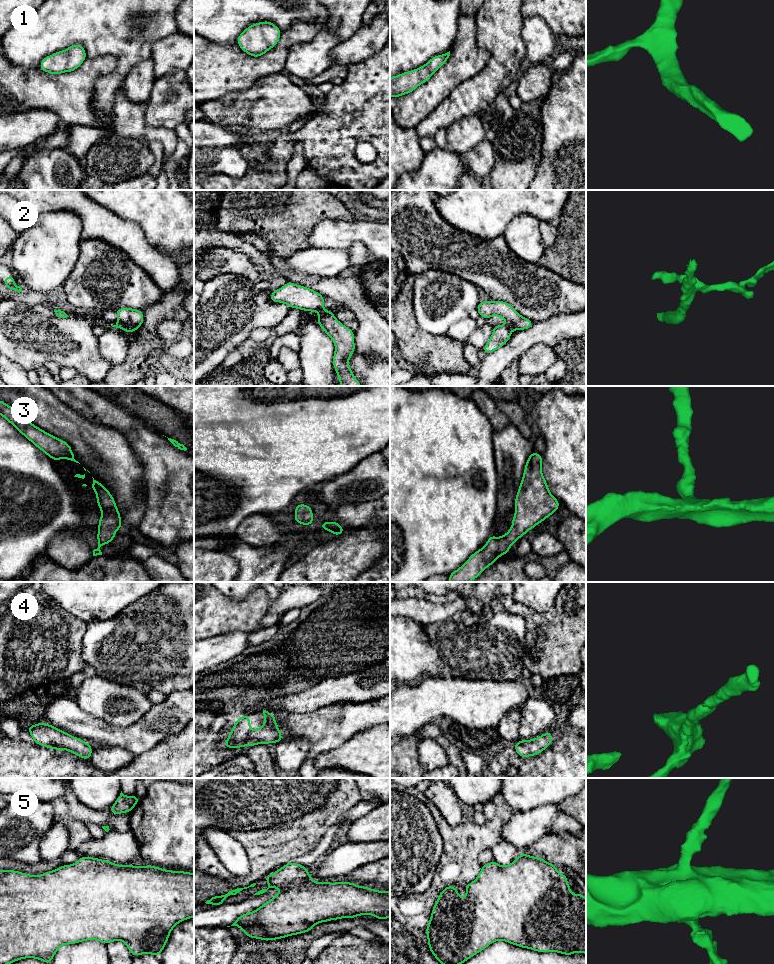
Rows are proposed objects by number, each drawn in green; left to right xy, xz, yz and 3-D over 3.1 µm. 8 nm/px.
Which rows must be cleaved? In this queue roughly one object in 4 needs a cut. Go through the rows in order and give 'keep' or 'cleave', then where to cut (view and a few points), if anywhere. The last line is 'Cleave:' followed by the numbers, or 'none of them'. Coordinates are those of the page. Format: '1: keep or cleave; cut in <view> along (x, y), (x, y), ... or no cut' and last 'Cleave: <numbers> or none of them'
1: keep; no cut
2: cleave; cut in yz along (509, 324), (513, 329)
3: keep; no cut
4: keep; no cut
5: keep; no cut
Cleave: 2

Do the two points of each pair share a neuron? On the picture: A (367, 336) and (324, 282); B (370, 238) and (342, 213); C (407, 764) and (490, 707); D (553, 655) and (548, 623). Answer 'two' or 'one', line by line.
A: one
B: two
C: two
D: one

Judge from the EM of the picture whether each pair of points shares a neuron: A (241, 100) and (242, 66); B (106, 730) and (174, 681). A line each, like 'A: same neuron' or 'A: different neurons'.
A: different neurons
B: different neurons

